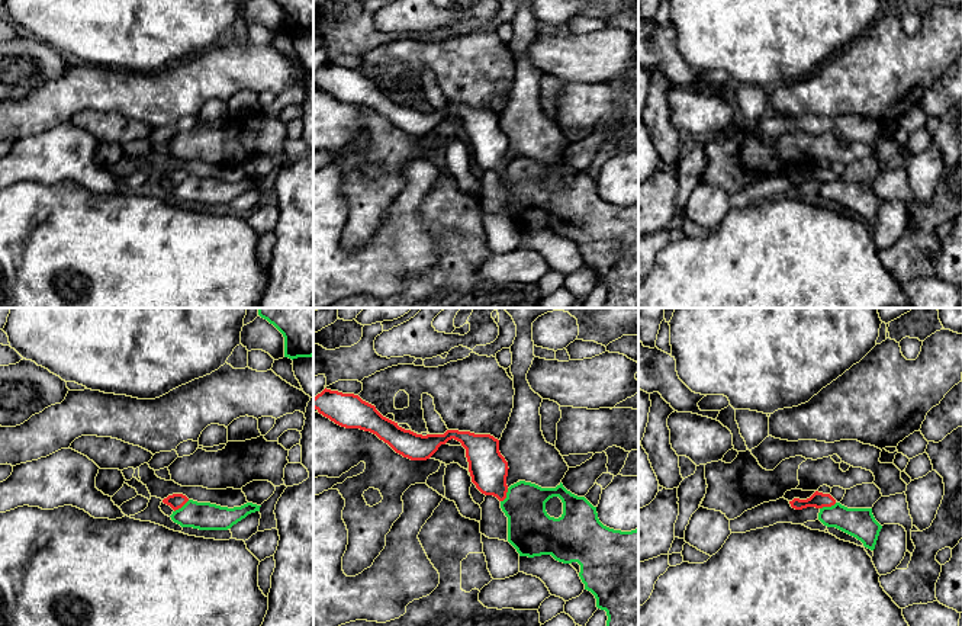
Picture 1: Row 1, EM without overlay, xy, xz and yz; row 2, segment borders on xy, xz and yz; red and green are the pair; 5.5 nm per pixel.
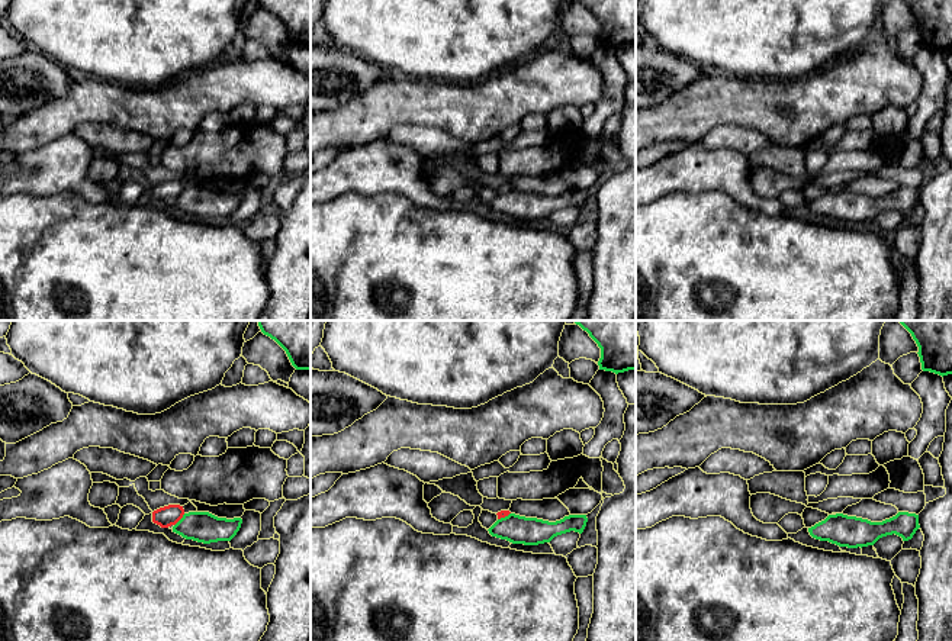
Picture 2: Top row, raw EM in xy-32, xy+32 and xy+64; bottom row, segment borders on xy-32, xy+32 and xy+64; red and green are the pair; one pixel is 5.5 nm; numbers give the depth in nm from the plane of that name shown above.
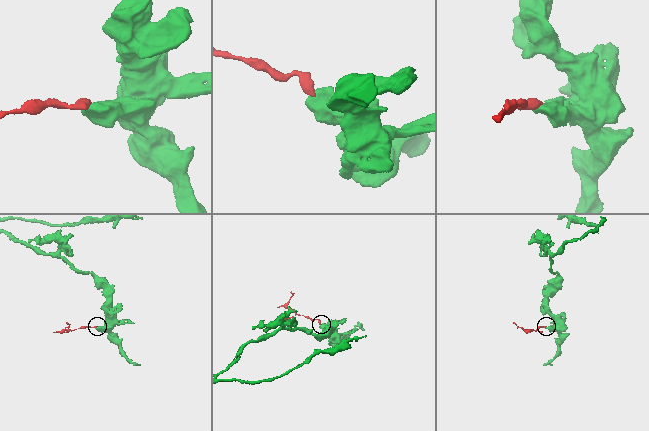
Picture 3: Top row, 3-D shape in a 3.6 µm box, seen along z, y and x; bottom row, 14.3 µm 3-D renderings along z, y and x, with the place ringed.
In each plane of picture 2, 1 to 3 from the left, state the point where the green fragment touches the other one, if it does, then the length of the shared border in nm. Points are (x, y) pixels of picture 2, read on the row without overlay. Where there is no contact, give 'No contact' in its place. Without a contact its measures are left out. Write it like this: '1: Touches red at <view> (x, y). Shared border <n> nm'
1: Touches red at xy-32 (180, 193). Shared border 90 nm
2: Touches red at xy+32 (504, 192). Shared border 80 nm
3: No contact

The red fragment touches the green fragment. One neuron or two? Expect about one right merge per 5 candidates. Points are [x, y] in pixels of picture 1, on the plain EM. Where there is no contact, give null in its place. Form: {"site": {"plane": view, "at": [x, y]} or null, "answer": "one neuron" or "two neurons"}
{"site": {"plane": "yz", "at": [827, 180]}, "answer": "two neurons"}

